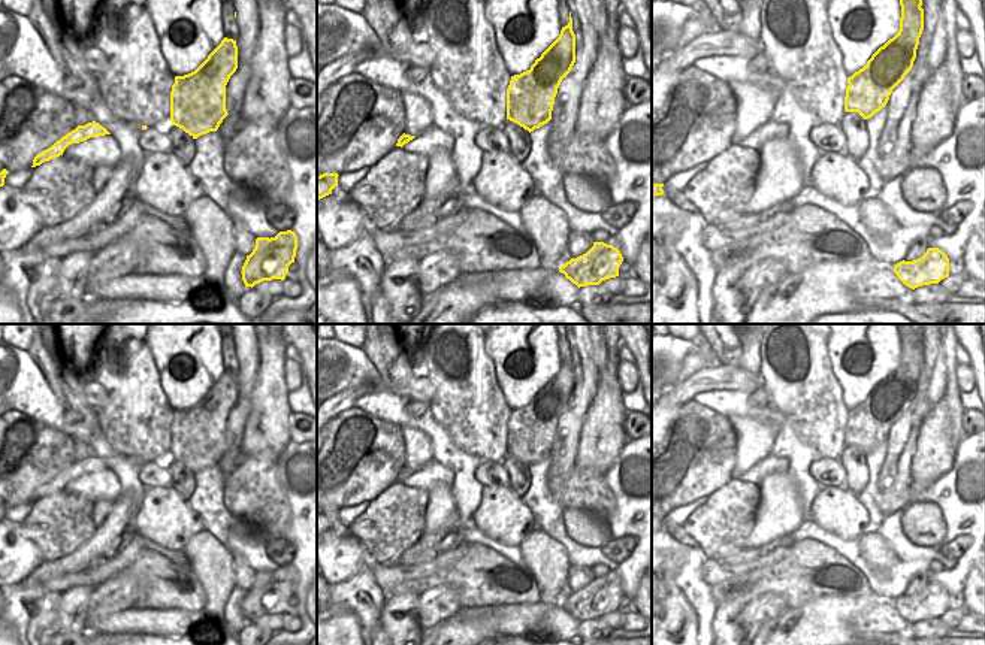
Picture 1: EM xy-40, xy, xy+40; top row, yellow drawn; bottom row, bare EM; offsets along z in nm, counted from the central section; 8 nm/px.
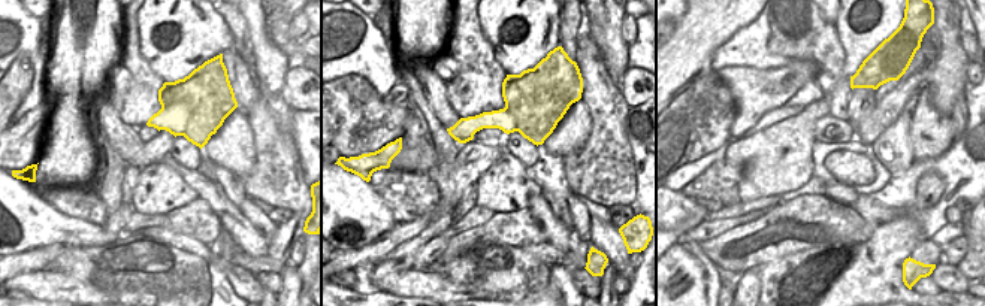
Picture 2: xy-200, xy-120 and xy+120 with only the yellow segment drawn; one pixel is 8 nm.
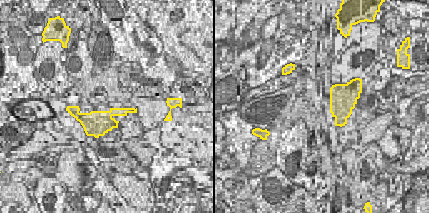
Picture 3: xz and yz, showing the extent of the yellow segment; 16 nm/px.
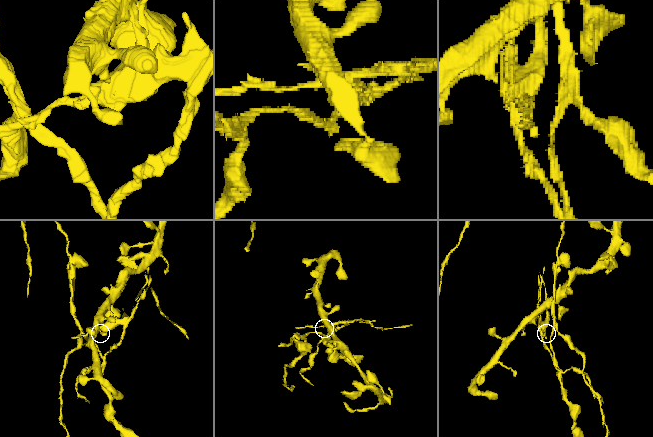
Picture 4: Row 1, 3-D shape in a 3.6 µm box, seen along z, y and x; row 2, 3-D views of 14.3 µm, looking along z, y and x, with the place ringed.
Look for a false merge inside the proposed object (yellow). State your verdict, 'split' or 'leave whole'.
split

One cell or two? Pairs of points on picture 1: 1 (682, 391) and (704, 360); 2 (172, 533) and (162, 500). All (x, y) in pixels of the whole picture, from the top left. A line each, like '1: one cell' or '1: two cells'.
1: two cells
2: one cell

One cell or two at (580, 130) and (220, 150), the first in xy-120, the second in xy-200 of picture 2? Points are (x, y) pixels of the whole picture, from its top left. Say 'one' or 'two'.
one

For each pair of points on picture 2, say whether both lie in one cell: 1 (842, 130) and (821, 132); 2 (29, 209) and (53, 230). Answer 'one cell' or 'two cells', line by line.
1: one cell
2: one cell

